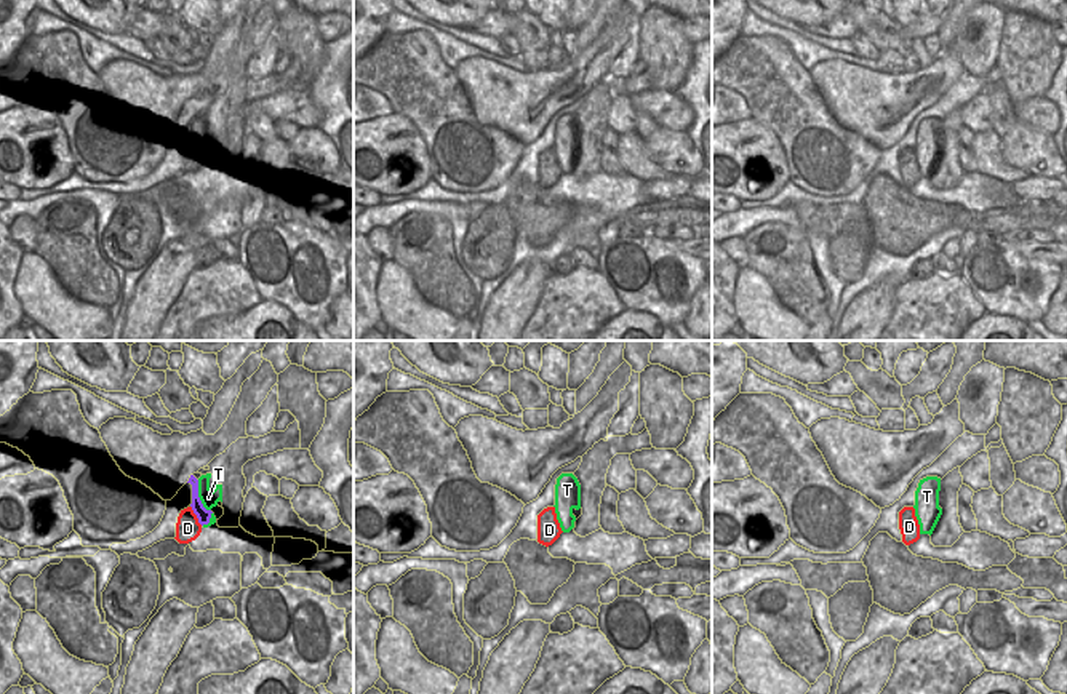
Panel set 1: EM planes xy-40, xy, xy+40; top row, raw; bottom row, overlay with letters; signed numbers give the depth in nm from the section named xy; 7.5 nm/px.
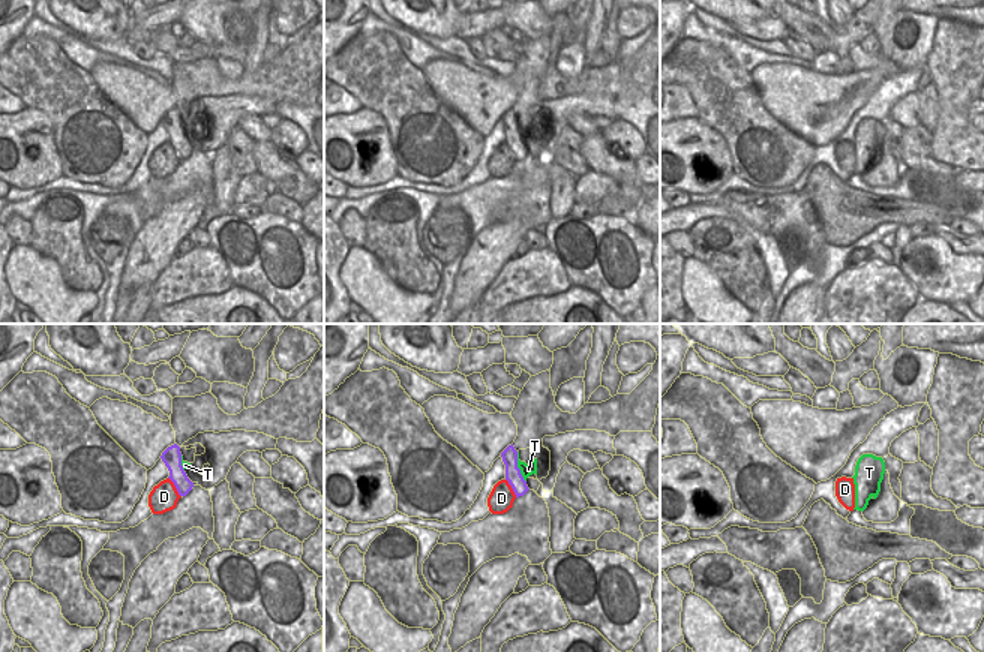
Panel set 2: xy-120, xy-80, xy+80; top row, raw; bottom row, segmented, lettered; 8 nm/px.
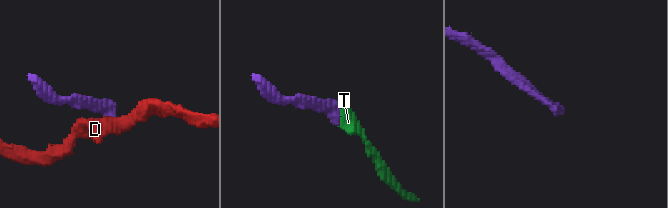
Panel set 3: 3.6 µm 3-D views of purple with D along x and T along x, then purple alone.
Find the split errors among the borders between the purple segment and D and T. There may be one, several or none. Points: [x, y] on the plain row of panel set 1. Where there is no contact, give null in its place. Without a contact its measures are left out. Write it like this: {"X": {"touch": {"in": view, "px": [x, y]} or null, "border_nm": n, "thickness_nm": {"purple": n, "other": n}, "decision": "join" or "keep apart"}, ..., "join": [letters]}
{"D": {"touch": {"in": "xy-40", "px": [195, 155]}, "border_nm": 180, "thickness_nm": {"purple": 110, "other": 190}, "decision": "keep apart"}, "T": {"touch": {"in": "xy-40", "px": [202, 146]}, "border_nm": 360, "thickness_nm": {"purple": 110, "other": 130}, "decision": "join"}, "join": ["T"]}

